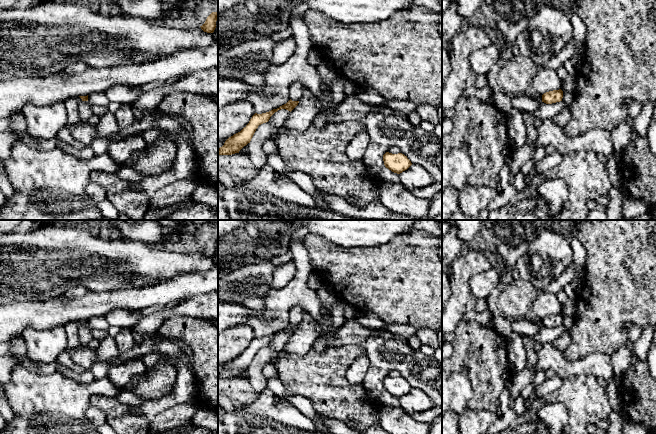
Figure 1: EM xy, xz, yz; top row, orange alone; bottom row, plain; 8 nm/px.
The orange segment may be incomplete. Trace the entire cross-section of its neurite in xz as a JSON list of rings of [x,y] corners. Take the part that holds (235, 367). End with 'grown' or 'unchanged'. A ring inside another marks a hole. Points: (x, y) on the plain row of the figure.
[[[290,323],[286,328],[277,333],[273,333],[262,338],[255,337],[250,343],[249,347],[240,356],[229,361],[225,365],[224,369],[218,373],[218,380],[239,377],[244,370],[250,367],[259,349],[268,346],[270,341],[278,334],[286,333],[291,336],[298,329],[298,327],[299,325],[292,325]]]; unchanged

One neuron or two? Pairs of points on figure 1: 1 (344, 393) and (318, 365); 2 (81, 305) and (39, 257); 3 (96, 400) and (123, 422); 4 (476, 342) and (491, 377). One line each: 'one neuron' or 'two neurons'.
1: one neuron
2: two neurons
3: one neuron
4: one neuron

